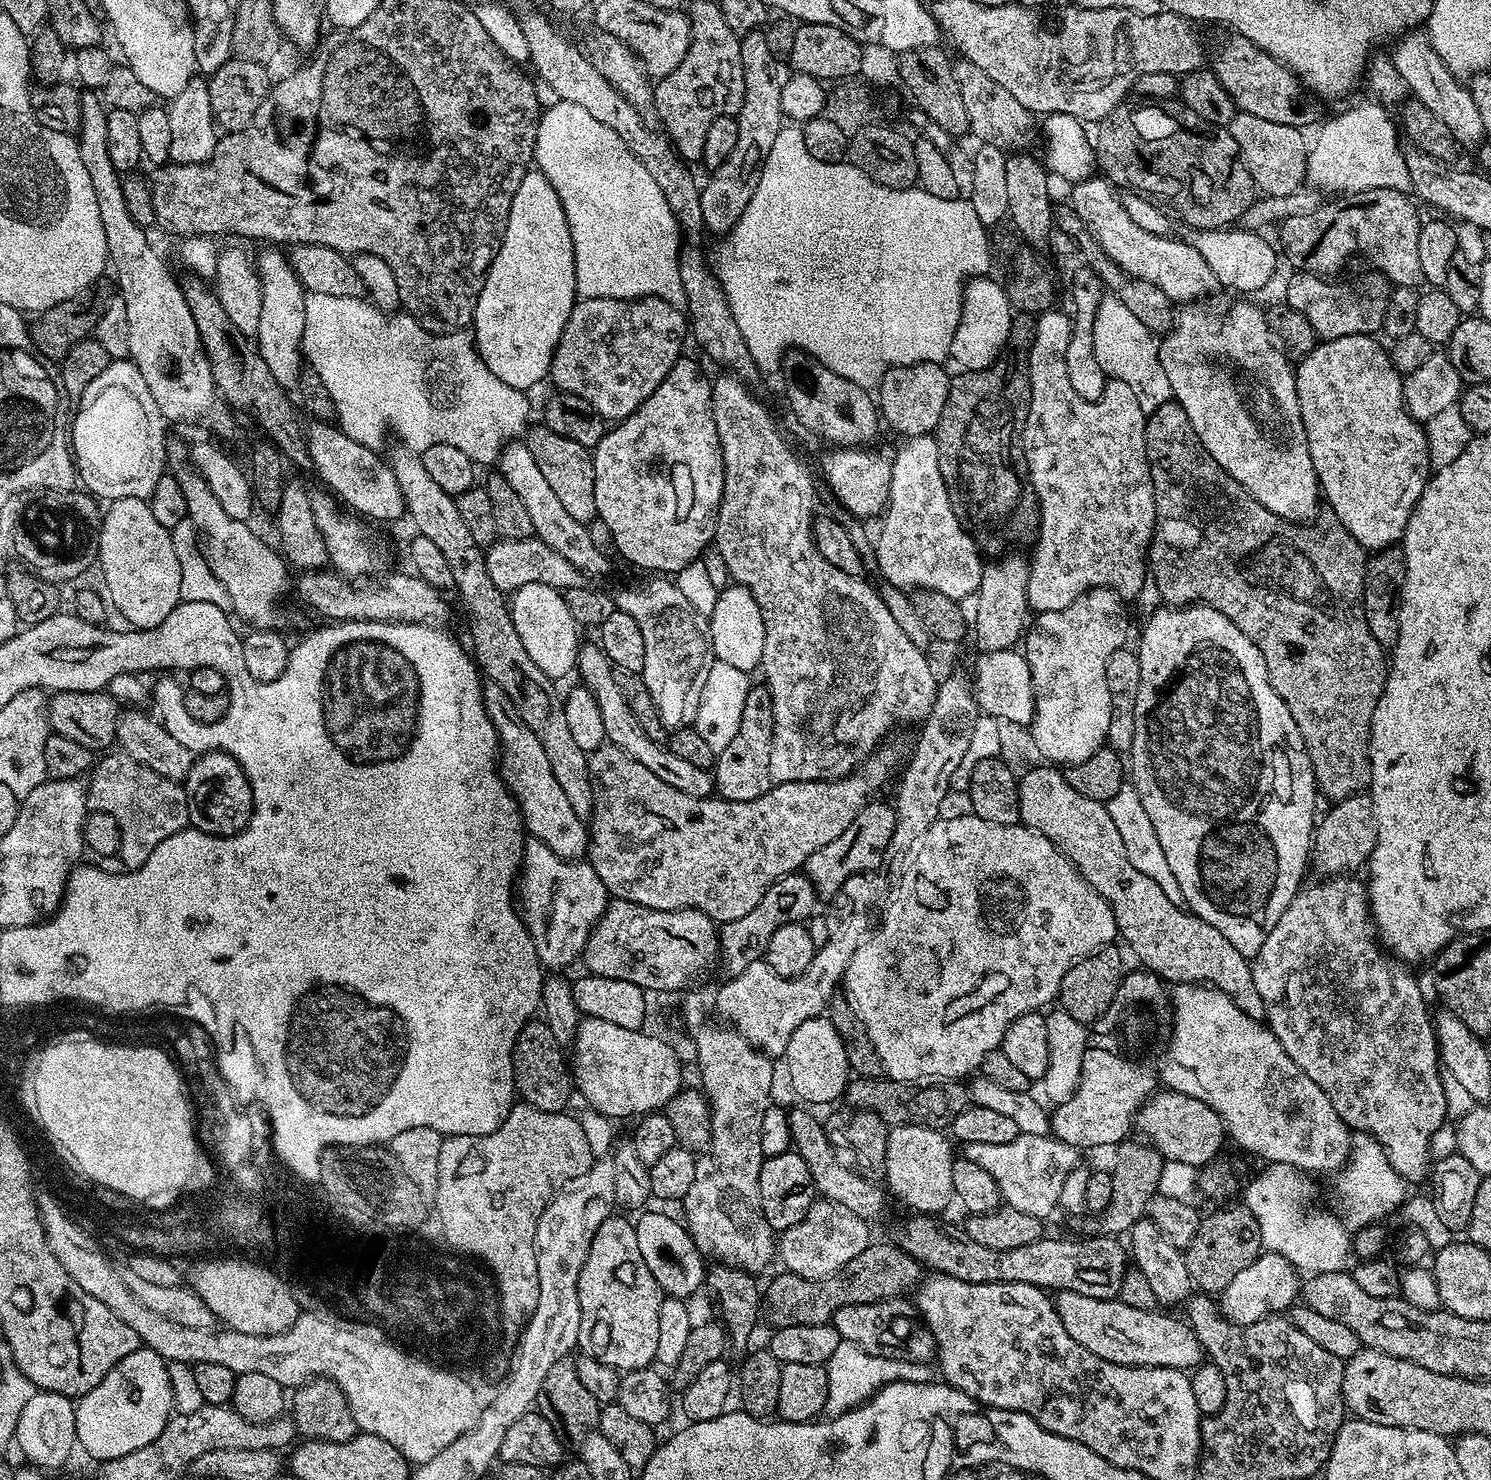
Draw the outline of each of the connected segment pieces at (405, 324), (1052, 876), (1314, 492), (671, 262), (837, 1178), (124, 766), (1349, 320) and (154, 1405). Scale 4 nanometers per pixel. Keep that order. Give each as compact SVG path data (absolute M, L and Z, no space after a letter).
M308 294L305 295L304 301L306 302L306 330L302 345L303 355L310 367L318 374L318 378L322 378L322 382L326 385L326 391L330 393L330 399L336 411L335 423L350 438L354 438L354 442L362 442L362 446L367 448L383 449L384 435L387 434L388 428L392 428L393 434L400 439L399 443L414 453L421 454L435 443L445 443L462 450L462 453L468 455L477 465L495 465L500 459L500 451L503 450L505 444L513 438L519 437L529 427L528 415L531 414L532 408L528 405L527 398L524 397L527 395L519 388L506 386L506 382L494 378L494 374L490 374L490 370L486 370L482 358L476 353L476 345L471 331L448 332L444 336L433 336L413 316L382 312L367 298L334 297L329 294L322 294L317 298L315 295Z
M971 814L947 816L930 826L922 846L917 849L918 858L914 860L910 870L906 870L906 878L902 878L890 903L883 909L884 921L881 922L876 937L874 932L871 938L865 939L858 946L858 950L854 950L854 958L850 958L850 966L846 966L842 981L843 991L870 1034L870 1042L884 1067L884 1075L889 1080L900 1080L904 1084L960 1082L965 1079L963 1076L971 1077L979 1069L982 1058L999 1049L1014 1018L1027 1012L1047 1009L1047 1004L1059 997L1062 978L1066 978L1068 971L1087 956L1111 945L1118 936L1110 906L1085 882L1082 874L1078 874L1076 867L1056 849L1050 838L1042 838L1042 834L1025 828L1021 823L998 826L998 822L986 822Z
M1232 304L1225 312L1196 307L1200 306L1181 307L1175 327L1159 341L1162 370L1170 378L1172 399L1186 410L1186 418L1190 418L1190 426L1194 426L1194 434L1210 458L1262 507L1289 522L1311 521L1317 515L1316 503L1321 503L1322 493L1306 442L1306 426L1302 426L1296 374L1288 353L1272 335L1265 309L1252 304Z
M560 100L558 106L550 106L543 109L544 117L540 120L540 125L534 128L534 164L535 167L554 186L558 198L562 202L562 210L566 216L572 246L574 248L574 266L576 267L576 294L580 298L612 298L614 300L641 300L643 296L657 296L670 304L677 306L685 303L682 288L682 278L680 277L680 245L682 243L682 233L680 225L676 222L676 216L670 210L662 190L658 190L658 184L654 178L650 178L646 166L630 154L626 142L610 130L610 126L602 126L598 118L592 117L588 111L582 110L582 106L574 106L574 102Z
M808 1112L787 1113L788 1129L792 1135L792 1148L810 1166L810 1174L816 1183L816 1191L821 1197L835 1204L841 1204L865 1222L873 1222L884 1212L884 1196L886 1192L879 1183L866 1180L853 1172L847 1164L843 1164L828 1140L825 1125L820 1124Z
M123 750L113 751L99 757L98 763L91 769L86 787L88 790L88 806L93 812L110 814L114 822L118 822L120 831L120 850L118 860L128 870L135 870L154 854L160 843L166 842L170 834L178 834L188 823L188 793L179 780L162 778L162 774L154 774L146 766L134 762Z
M1372 270L1369 273L1368 281L1351 292L1346 285L1335 284L1337 281L1327 276L1293 271L1288 280L1286 303L1303 314L1321 341L1347 336L1372 336L1384 327L1386 302L1390 298L1393 285L1388 283L1381 272Z
M143 1346L119 1360L98 1386L75 1401L77 1445L85 1448L96 1462L103 1462L154 1442L174 1412L168 1368L157 1352Z

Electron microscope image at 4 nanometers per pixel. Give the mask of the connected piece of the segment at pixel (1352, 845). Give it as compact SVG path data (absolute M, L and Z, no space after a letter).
M1360 793L1337 801L1325 817L1319 819L1313 833L1310 862L1322 876L1343 875L1347 870L1355 872L1367 863L1376 845L1376 819L1369 795Z

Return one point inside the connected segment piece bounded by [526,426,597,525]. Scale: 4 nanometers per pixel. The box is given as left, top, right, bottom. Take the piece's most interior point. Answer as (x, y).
(568, 468)

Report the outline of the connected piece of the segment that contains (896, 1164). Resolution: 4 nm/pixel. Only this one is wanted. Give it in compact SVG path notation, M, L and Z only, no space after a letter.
M909 1124L889 1127L886 1142L886 1174L884 1175L887 1191L891 1195L893 1192L906 1207L912 1208L908 1210L913 1213L940 1214L940 1211L954 1200L954 1153L952 1153L952 1148L954 1149L953 1141L939 1128L910 1126Z

